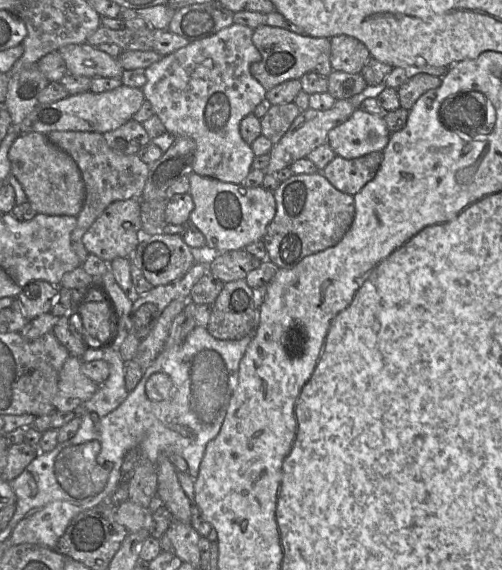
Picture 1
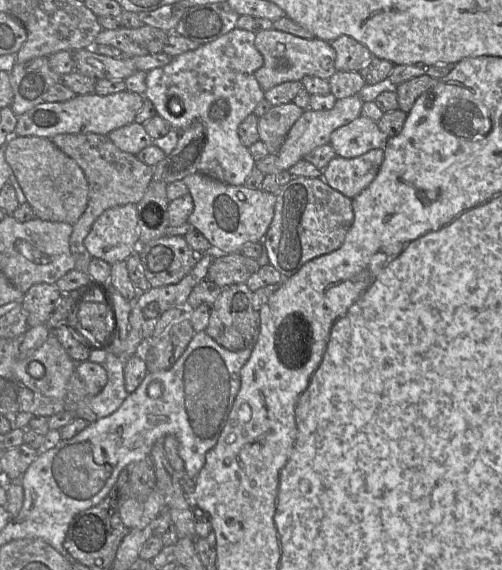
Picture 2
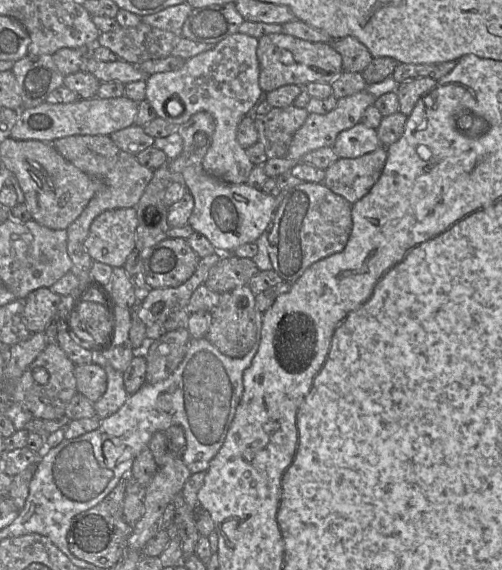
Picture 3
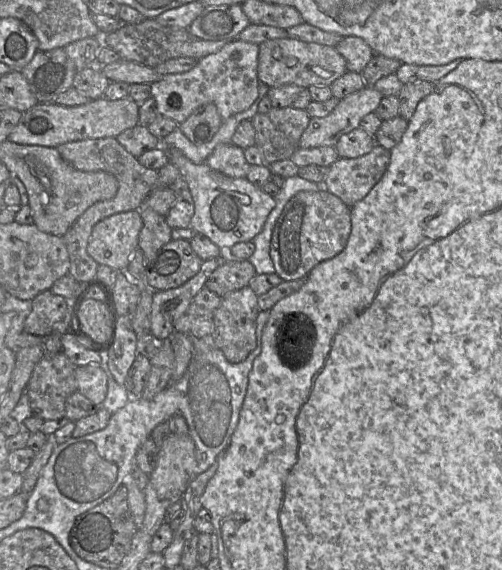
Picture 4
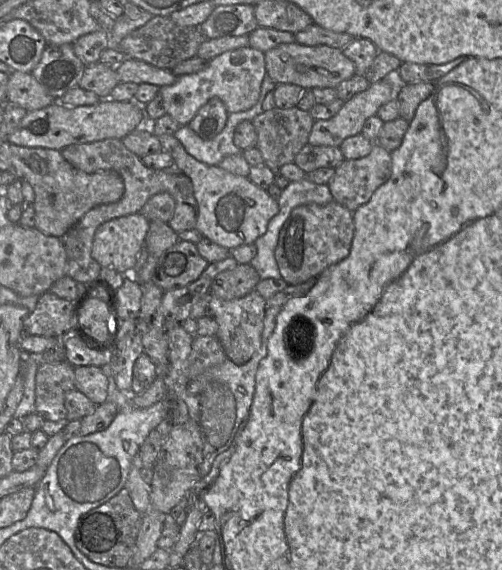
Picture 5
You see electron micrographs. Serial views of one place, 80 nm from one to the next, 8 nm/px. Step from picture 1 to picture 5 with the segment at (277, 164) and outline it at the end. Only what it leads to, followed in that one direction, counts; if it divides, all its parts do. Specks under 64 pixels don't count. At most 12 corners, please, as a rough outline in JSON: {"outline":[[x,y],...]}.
{"outline":[[394,78],[370,83],[335,116],[315,120],[308,144],[339,147],[395,97]]}

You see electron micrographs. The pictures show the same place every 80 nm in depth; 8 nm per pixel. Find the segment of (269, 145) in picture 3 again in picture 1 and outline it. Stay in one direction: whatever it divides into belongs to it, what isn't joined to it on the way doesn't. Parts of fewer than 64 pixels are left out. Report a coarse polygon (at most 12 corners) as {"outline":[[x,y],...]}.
{"outline":[[294,102],[271,105],[262,135],[276,144],[301,110]]}

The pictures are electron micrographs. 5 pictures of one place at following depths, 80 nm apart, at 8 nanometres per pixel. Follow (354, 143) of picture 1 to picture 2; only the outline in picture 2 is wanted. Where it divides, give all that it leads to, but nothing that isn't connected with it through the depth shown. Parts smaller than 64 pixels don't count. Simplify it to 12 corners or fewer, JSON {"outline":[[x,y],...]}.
{"outline":[[360,115],[334,130],[336,156],[356,158],[382,148],[386,135]]}

